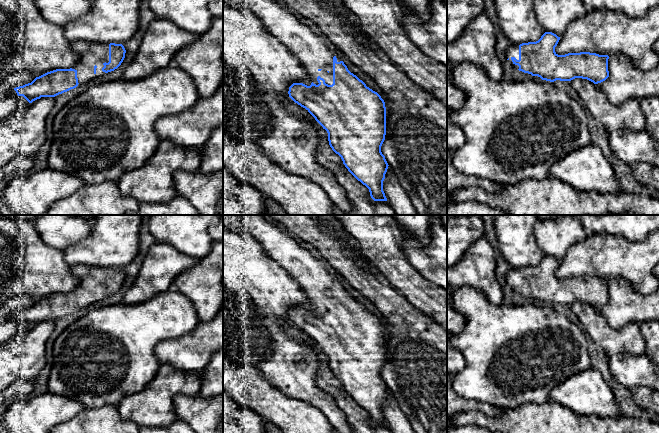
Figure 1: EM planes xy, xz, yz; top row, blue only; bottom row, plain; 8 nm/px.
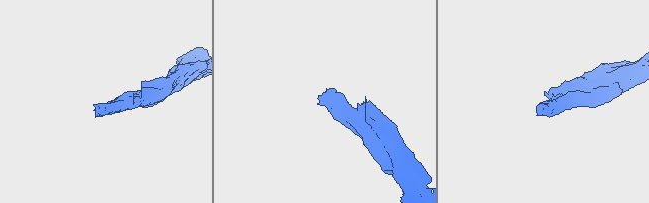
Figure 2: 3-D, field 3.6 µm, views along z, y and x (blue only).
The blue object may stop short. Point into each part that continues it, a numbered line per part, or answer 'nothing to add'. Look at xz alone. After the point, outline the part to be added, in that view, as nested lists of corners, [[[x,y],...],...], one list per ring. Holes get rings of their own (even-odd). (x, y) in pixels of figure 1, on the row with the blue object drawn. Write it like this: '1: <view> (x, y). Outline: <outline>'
1: xz (311, 50). Outline: [[[223,0],[223,3],[236,10],[252,12],[264,28],[298,59],[314,84],[319,84],[318,76],[323,78],[326,84],[333,84],[333,57],[337,58],[337,62],[342,59],[327,46],[325,39],[317,35],[311,27],[302,24],[288,9],[283,8],[278,0]]]

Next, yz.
1: yz (513, 51). Outline: [[[512,44],[512,45],[508,48],[508,50],[506,51],[505,57],[508,59],[508,62],[510,62],[510,63],[514,66],[514,68],[515,68],[516,70],[519,69],[519,66],[518,66],[518,65],[515,65],[515,64],[512,62],[512,60],[511,60],[512,57],[515,57],[517,60],[519,60],[519,45],[517,45],[517,44]]]

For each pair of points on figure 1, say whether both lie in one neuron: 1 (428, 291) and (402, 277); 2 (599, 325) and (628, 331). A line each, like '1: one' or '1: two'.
1: one
2: one

